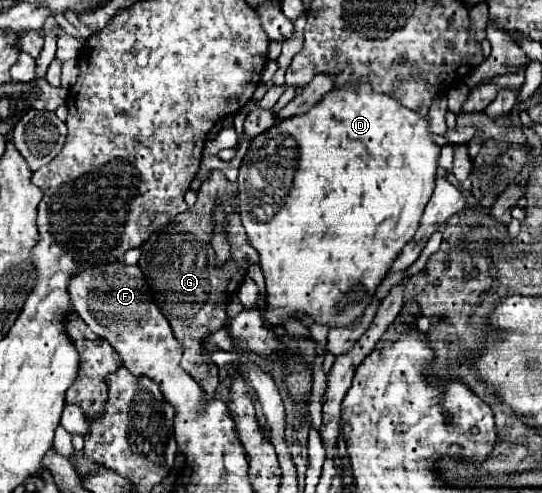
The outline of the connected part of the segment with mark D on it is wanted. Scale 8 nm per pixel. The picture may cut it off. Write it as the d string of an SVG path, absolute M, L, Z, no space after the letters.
M368 78L356 80L356 86L352 82L342 88L332 88L318 104L314 104L306 114L298 114L292 118L284 118L278 122L278 126L268 128L264 134L258 134L250 140L248 152L240 166L238 176L238 206L242 224L246 228L250 244L260 254L260 266L266 278L266 320L270 324L282 324L290 314L298 316L312 316L316 322L326 324L328 328L336 324L348 326L364 312L364 308L370 304L376 286L384 280L388 266L396 260L396 254L406 246L406 242L412 240L412 234L420 226L420 218L424 212L426 202L432 196L436 176L438 176L438 158L440 158L440 146L432 140L430 132L430 118L424 118L420 112L410 110L400 104L392 94L380 94L374 92Z

